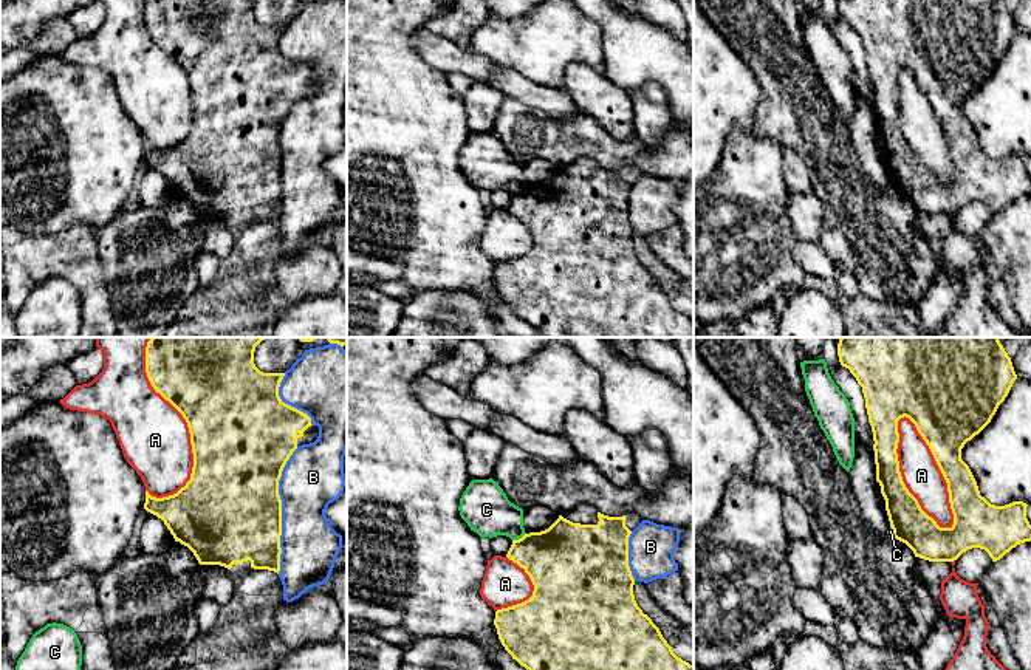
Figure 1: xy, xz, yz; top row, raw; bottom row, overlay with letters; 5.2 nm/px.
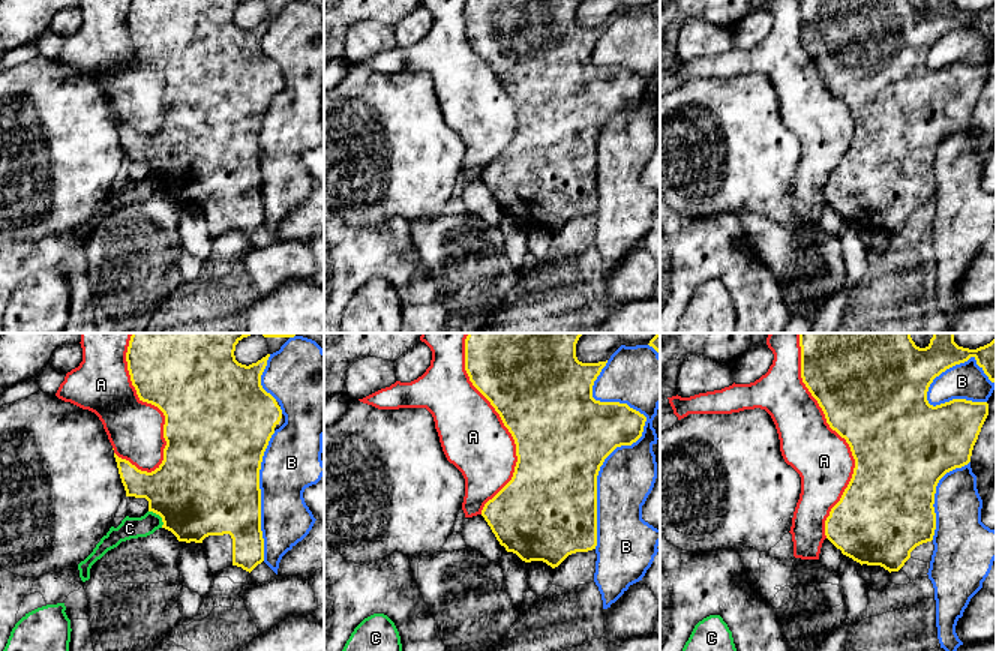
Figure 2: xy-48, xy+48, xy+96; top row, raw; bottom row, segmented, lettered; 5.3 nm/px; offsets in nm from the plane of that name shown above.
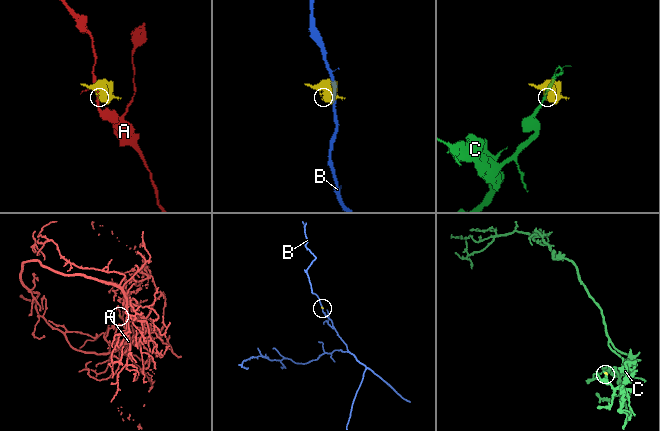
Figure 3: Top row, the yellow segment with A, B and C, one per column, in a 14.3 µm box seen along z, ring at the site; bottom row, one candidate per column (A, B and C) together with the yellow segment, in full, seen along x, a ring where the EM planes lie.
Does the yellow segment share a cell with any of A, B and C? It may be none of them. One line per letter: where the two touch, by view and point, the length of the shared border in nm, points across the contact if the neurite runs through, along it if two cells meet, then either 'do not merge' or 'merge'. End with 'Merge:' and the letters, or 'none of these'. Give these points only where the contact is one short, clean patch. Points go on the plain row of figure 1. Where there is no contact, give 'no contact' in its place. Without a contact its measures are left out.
A: contact yz (941, 126); length 650 nm; do not merge
B: contact xy (280, 164); length 650 nm; do not merge
C: contact xz (519, 192); length 80 nm; border xz (525, 186), (513, 194); do not merge
Merge: none of these

